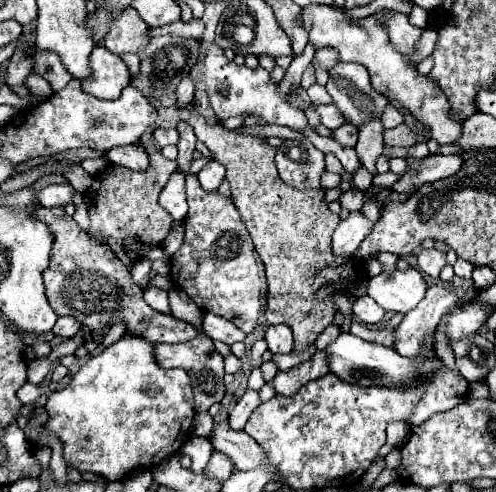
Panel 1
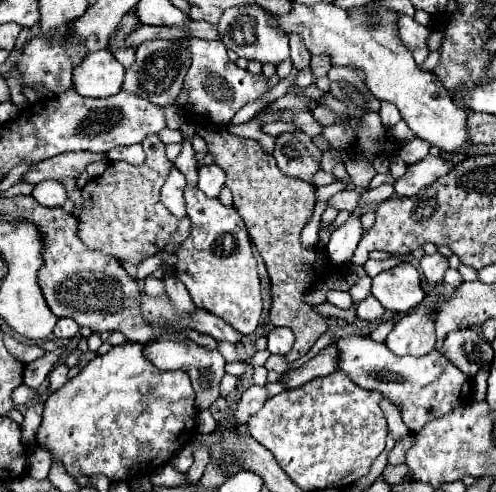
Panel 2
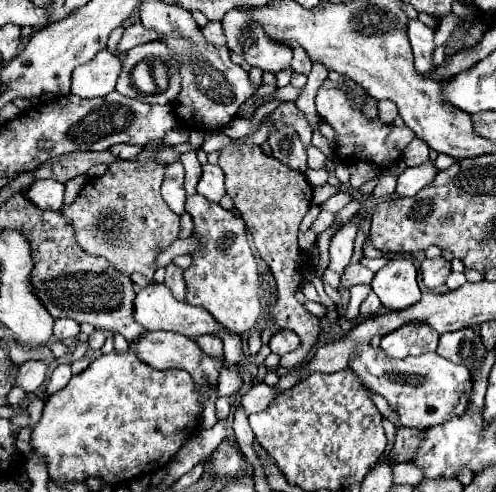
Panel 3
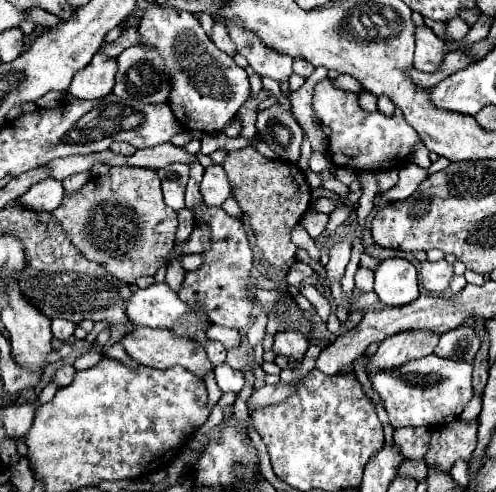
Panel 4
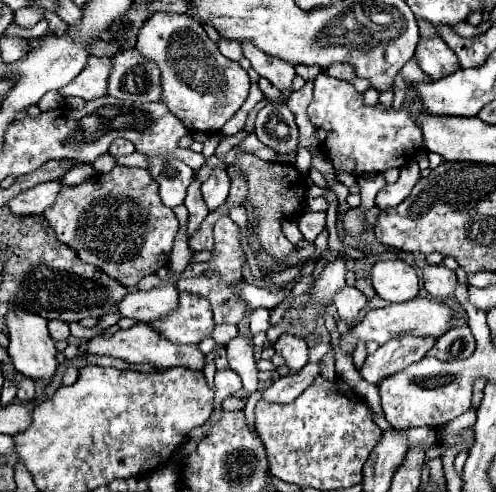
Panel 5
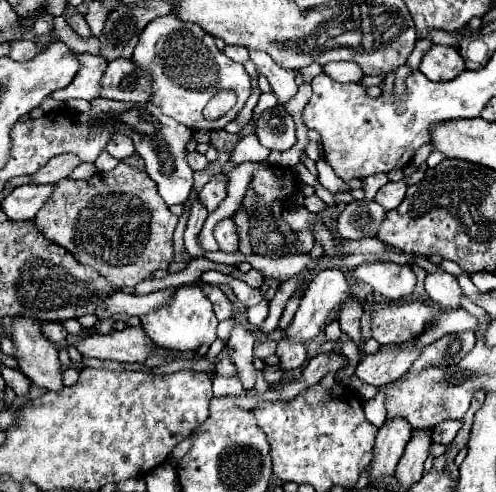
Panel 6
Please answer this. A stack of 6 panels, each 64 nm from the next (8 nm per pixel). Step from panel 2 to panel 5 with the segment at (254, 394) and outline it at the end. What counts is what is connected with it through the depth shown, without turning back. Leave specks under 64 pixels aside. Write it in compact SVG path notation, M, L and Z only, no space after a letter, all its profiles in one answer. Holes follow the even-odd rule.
M314 362L314 364L306 364L298 374L292 376L282 376L278 380L272 382L272 386L268 386L264 390L264 400L268 402L278 402L278 404L288 404L292 400L296 400L322 372L322 364Z

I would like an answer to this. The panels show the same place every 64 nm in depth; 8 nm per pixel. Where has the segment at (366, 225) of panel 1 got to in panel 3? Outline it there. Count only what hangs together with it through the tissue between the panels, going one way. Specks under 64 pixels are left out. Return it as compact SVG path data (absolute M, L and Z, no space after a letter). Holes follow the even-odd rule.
M348 222L344 224L330 242L330 264L328 268L334 270L336 274L342 274L344 268L348 266L350 258L352 258L352 248L354 248L354 238L356 238L356 224Z

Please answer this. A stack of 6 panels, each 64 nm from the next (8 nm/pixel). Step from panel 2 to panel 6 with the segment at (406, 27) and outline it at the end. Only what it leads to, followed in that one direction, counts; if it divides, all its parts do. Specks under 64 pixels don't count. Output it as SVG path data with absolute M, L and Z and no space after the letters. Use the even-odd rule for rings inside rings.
M432 44L428 54L422 58L420 72L432 82L448 82L466 70L462 56L450 48Z

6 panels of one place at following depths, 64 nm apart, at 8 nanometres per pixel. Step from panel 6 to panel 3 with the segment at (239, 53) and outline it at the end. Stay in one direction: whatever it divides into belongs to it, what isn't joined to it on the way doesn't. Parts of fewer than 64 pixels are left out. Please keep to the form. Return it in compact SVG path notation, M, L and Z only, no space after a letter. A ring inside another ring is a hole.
M210 22L202 32L204 32L204 38L208 42L212 42L214 46L226 44L226 36L224 36L224 30L222 30L222 24L220 22Z

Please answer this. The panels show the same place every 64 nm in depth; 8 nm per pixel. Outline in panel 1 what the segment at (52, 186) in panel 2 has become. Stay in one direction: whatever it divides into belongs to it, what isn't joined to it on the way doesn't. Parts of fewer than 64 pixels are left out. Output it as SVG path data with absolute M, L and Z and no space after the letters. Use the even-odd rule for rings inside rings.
M50 184L38 192L38 202L42 206L66 206L68 202L72 202L72 186Z

